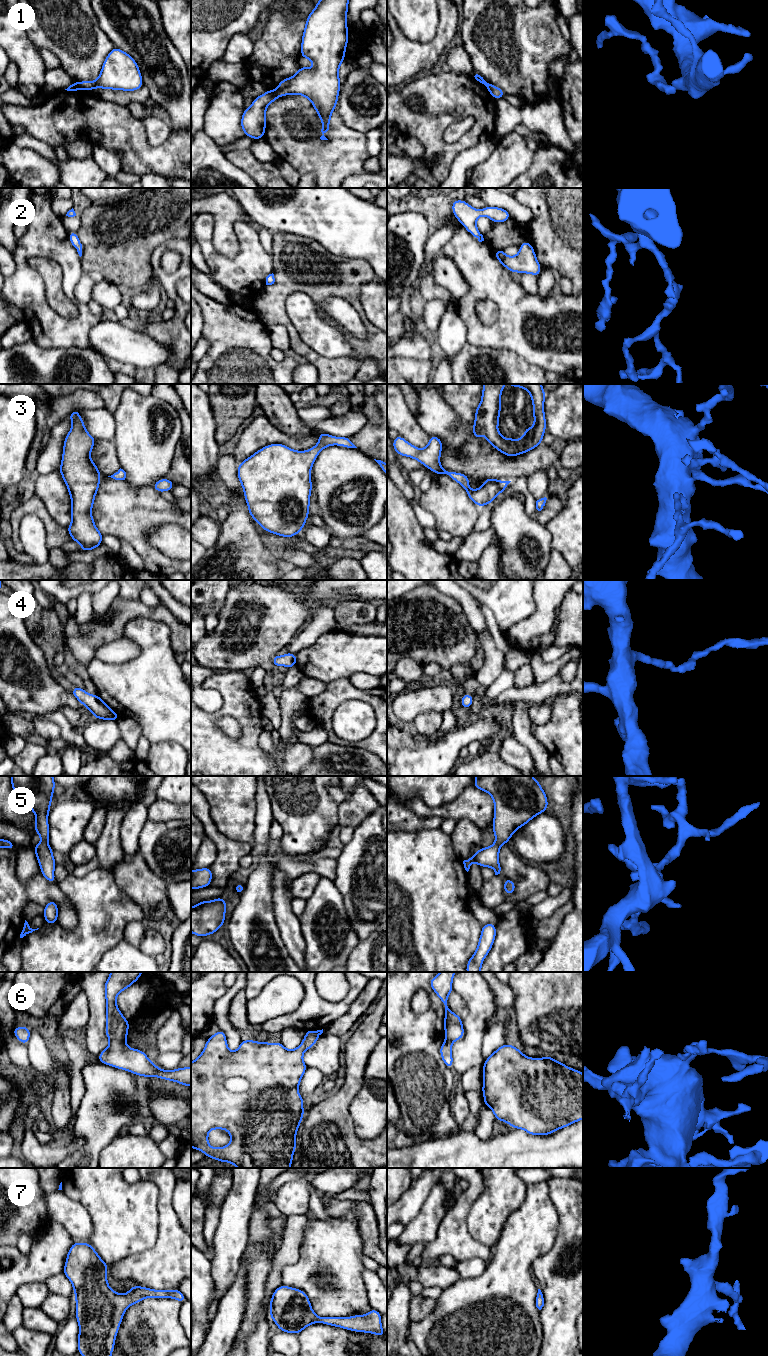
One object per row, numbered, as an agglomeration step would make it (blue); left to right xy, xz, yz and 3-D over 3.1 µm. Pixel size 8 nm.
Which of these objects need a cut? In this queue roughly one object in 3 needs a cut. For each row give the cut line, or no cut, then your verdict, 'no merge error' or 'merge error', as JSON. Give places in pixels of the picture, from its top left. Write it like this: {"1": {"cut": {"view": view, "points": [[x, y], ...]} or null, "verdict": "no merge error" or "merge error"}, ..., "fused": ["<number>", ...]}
{"1": {"cut": {"view": "xy", "points": [[78, 83], [82, 88]]}, "verdict": "merge error"}, "2": {"cut": null, "verdict": "no merge error"}, "3": {"cut": null, "verdict": "no merge error"}, "4": {"cut": null, "verdict": "no merge error"}, "5": {"cut": null, "verdict": "no merge error"}, "6": {"cut": {"view": "xy", "points": [[123, 1039], [110, 1041]]}, "verdict": "merge error"}, "7": {"cut": null, "verdict": "no merge error"}, "fused": ["1", "6"]}

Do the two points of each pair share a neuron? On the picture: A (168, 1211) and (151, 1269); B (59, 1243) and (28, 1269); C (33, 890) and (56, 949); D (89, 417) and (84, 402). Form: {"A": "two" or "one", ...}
{"A": "one", "B": "one", "C": "two", "D": "two"}

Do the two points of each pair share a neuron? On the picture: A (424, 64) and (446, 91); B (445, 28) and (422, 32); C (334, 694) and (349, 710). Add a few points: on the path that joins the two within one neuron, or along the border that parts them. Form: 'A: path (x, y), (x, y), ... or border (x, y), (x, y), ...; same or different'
A: border (432, 70), (426, 73); different
B: border (438, 10), (436, 35), (429, 41), (417, 42); different
C: border (365, 701), (343, 701), (334, 711), (331, 722); different

